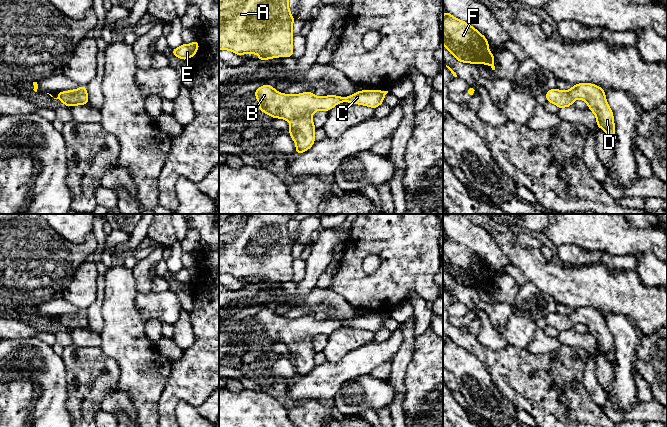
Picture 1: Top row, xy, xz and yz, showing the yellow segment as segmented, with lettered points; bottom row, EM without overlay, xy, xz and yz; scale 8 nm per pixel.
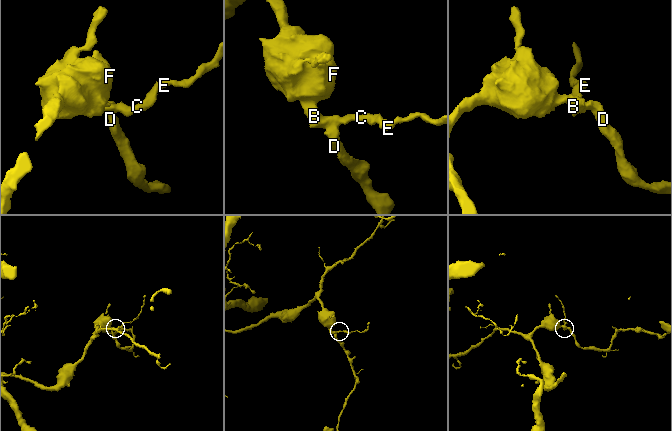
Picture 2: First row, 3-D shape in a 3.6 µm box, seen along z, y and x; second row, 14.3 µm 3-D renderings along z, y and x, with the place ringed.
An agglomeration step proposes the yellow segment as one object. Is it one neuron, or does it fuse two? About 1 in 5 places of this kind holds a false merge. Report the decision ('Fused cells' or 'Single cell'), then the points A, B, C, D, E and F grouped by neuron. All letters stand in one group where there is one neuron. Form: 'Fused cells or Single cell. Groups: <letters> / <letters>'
Single cell. Groups: A B C D E F

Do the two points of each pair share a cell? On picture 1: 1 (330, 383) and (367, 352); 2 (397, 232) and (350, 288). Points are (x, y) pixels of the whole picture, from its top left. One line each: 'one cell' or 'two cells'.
1: one cell
2: one cell

